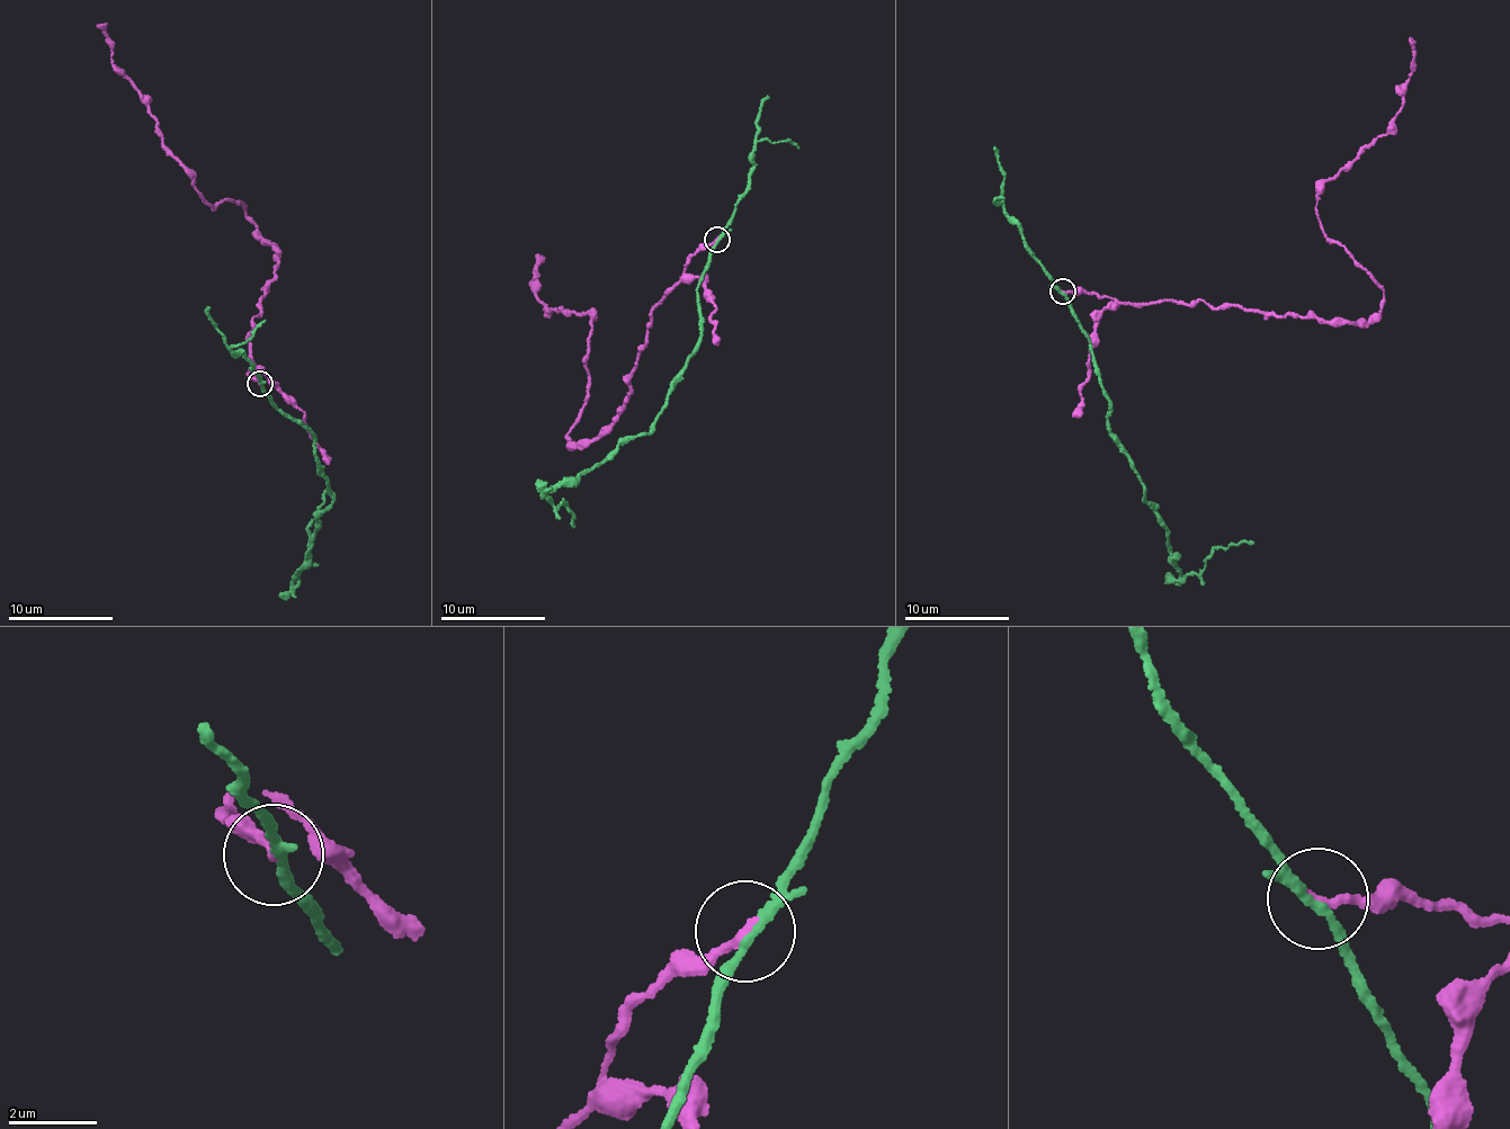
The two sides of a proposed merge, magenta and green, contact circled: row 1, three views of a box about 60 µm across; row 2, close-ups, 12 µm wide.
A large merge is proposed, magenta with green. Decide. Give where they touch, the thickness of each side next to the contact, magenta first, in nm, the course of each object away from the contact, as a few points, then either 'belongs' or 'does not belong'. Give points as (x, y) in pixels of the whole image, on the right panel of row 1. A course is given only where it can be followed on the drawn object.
at (1062, 292); 220 nm thick on the magenta side, 190 nm on the other; magenta runs (1063, 292), (1372, 319), (1383, 287), (1329, 239), (1318, 200), (1400, 109), (1409, 39); green runs (1063, 292), (1088, 338), (1109, 433), (1167, 529), (1170, 564), (1180, 575), (1199, 572), (1221, 547), (1254, 543); does not belong

